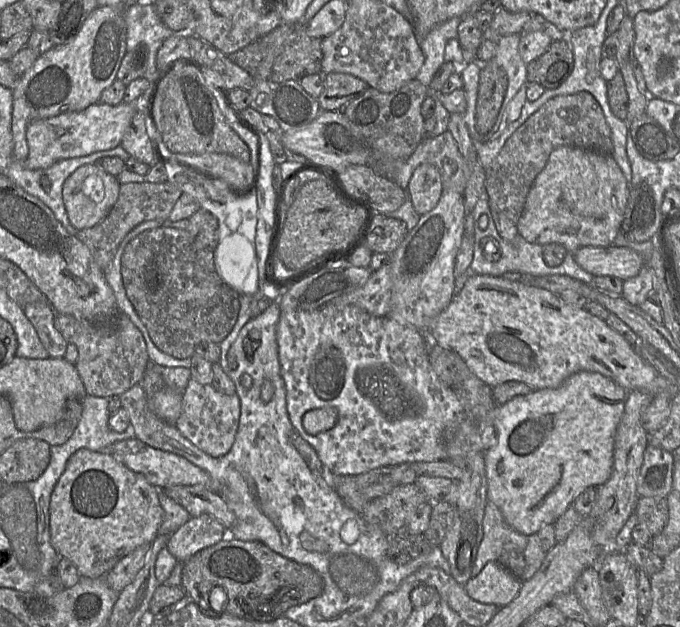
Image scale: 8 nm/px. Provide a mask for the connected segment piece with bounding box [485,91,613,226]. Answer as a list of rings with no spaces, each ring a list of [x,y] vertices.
[[[581,91],[549,99],[516,129],[485,169],[489,208],[502,212],[517,226],[534,179],[545,167],[550,153],[559,146],[612,154],[611,129],[601,106],[589,92]]]

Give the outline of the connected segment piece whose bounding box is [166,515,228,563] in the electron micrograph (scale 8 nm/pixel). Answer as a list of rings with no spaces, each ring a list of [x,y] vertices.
[[[212,516],[191,517],[169,536],[166,547],[179,563],[184,563],[199,551],[225,539],[227,534],[224,525]]]

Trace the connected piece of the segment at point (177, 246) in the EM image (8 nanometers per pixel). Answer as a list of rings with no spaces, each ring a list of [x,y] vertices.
[[[162,225],[160,227],[146,230],[132,239],[124,249],[121,260],[121,275],[127,298],[132,303],[136,313],[146,326],[148,333],[159,350],[178,359],[190,359],[195,353],[196,346],[203,342],[220,344],[231,332],[238,317],[240,309],[239,293],[226,284],[215,272],[205,271],[196,263],[196,251],[194,251],[191,237],[186,229],[178,229]]]

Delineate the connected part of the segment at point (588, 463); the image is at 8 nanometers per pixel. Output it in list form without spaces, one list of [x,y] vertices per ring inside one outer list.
[[[582,371],[571,375],[558,388],[533,390],[529,394],[515,396],[508,402],[497,405],[495,410],[497,443],[484,452],[487,499],[499,508],[506,523],[511,528],[524,535],[536,534],[543,526],[555,524],[585,489],[598,487],[609,480],[613,472],[615,435],[624,414],[627,397],[628,391],[613,380],[600,373]]]

